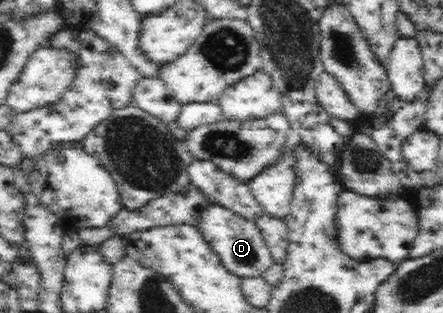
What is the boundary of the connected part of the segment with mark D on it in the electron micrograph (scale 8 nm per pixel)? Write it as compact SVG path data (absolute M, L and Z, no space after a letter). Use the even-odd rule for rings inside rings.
M212 205L201 212L199 222L197 228L201 228L202 236L221 257L225 267L229 271L237 273L237 276L243 278L262 275L274 263L269 245L253 220L223 206Z

